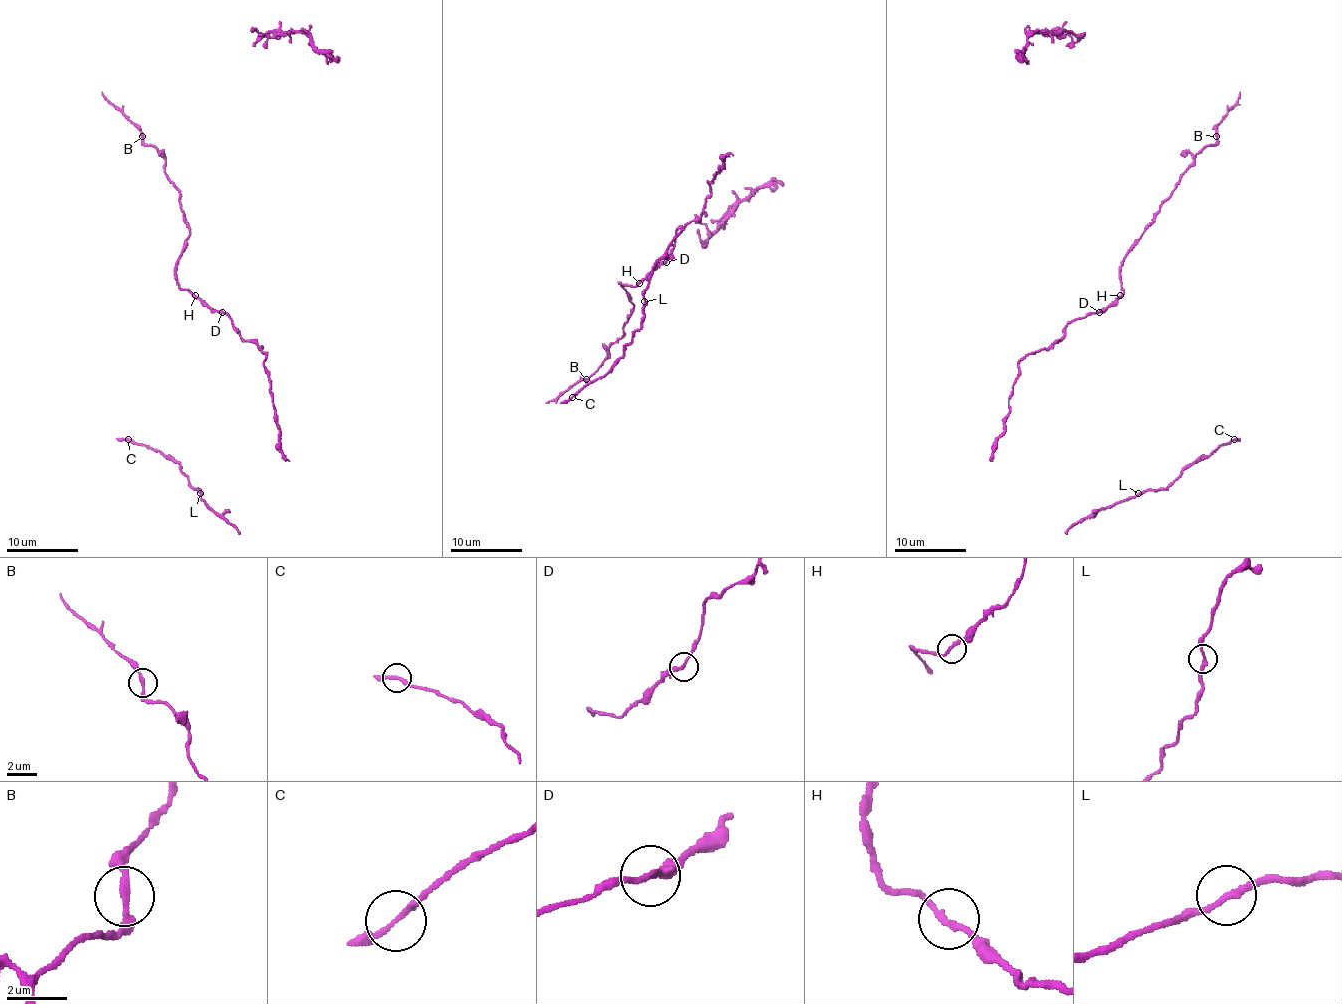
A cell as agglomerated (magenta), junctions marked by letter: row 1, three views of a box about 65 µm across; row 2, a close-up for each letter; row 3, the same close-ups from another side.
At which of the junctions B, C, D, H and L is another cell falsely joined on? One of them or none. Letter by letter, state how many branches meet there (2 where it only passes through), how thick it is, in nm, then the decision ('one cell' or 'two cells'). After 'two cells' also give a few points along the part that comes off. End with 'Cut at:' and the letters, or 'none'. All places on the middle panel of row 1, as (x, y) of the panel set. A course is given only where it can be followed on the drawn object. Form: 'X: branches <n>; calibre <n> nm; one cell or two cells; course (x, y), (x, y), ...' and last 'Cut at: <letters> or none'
B: branches 2; calibre 200 nm; one cell
C: branches 2; calibre 190 nm; one cell
D: branches 2; calibre 200 nm; one cell
H: branches 2; calibre 200 nm; one cell
L: branches 2; calibre 200 nm; one cell
Cut at: none

